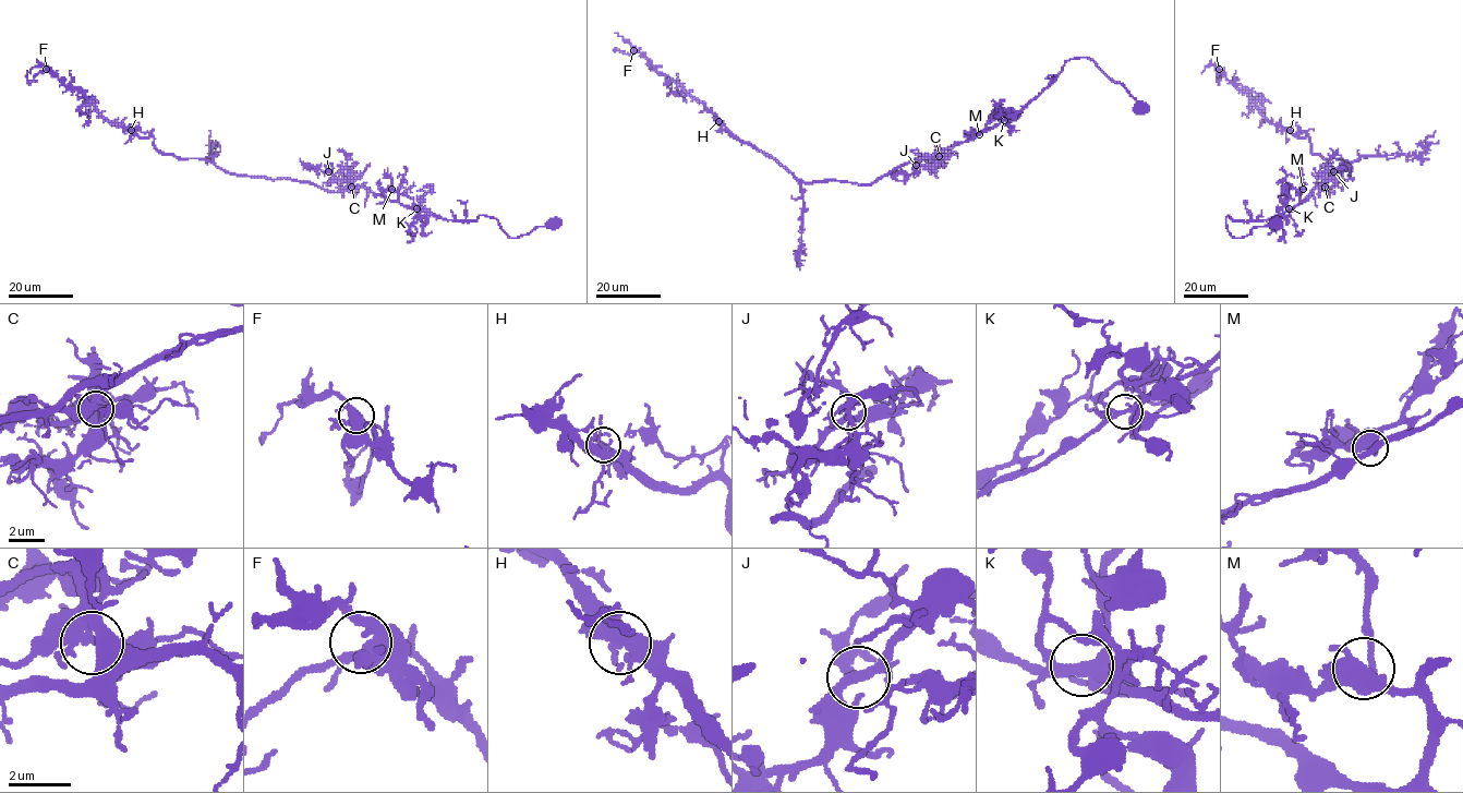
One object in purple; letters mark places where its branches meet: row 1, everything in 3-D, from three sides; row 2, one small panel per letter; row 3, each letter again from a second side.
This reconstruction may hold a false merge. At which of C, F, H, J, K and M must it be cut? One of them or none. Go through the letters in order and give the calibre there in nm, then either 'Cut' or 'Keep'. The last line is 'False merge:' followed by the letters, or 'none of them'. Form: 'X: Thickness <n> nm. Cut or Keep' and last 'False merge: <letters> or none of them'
C: Thickness 360 nm. Keep
F: Thickness 440 nm. Keep
H: Thickness 400 nm. Keep
J: Thickness 280 nm. Keep
K: Thickness 360 nm. Cut
M: Thickness 480 nm. Keep
False merge: K

